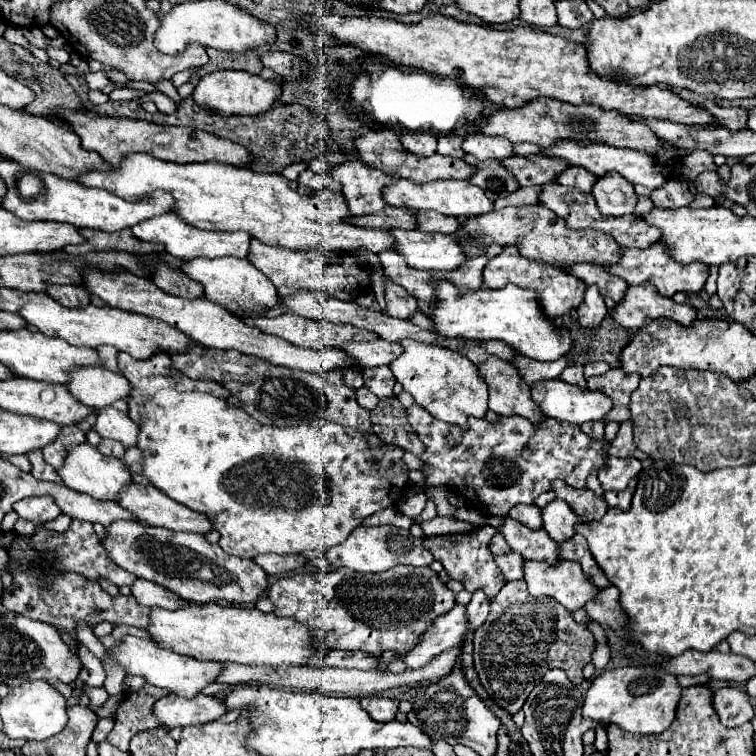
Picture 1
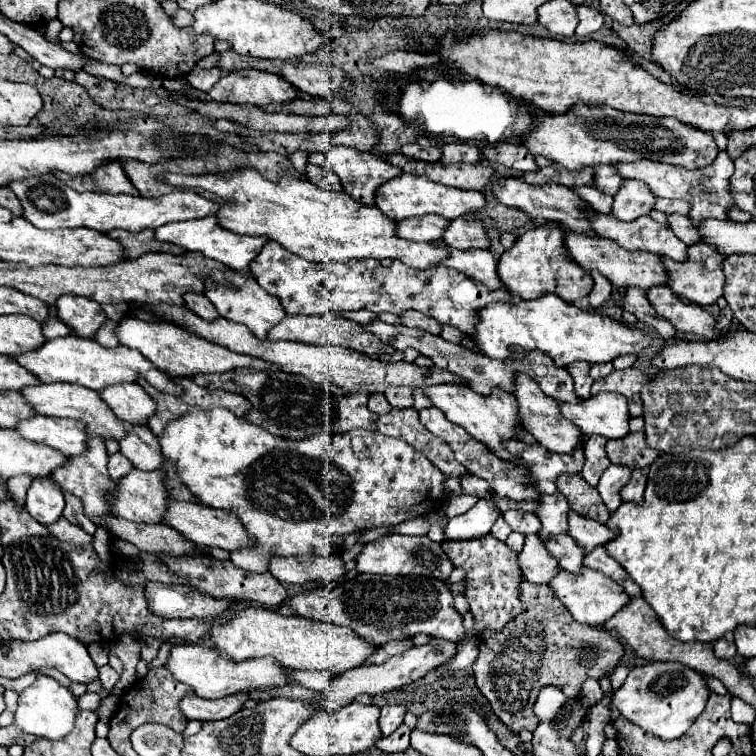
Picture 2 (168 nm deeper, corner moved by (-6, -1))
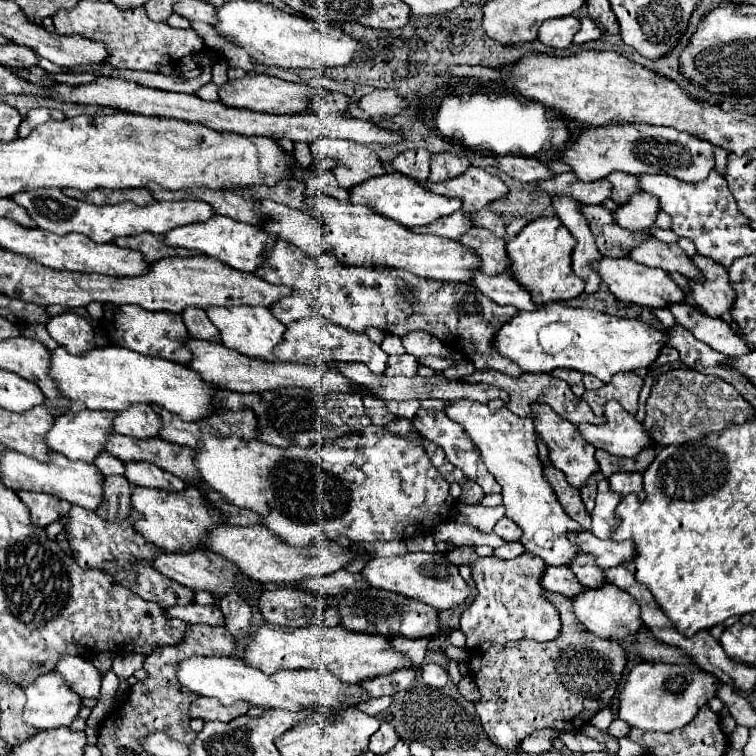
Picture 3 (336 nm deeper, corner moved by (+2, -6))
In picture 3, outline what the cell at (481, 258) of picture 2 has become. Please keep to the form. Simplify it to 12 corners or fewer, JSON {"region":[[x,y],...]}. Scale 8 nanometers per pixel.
{"region":[[473,272],[471,284],[501,306],[519,310],[543,306],[531,300],[509,274]]}

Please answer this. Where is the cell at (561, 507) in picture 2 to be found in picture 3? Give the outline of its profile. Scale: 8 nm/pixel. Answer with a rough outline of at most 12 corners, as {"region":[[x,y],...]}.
{"region":[[471,400],[445,414],[503,486],[525,550],[571,566],[583,528],[537,458],[533,420]]}

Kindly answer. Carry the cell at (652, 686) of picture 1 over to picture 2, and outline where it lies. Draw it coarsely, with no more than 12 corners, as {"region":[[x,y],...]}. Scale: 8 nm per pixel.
{"region":[[681,663],[635,667],[611,705],[671,741],[709,697]]}

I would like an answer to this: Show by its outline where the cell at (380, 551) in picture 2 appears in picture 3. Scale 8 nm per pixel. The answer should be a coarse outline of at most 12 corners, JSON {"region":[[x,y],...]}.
{"region":[[439,554],[373,558],[375,588],[437,610],[469,598],[459,568]]}

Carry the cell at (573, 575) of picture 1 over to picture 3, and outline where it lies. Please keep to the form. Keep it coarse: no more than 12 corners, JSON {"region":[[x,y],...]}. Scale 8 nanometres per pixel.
{"region":[[613,584],[575,596],[577,620],[623,640],[643,626],[639,604]]}

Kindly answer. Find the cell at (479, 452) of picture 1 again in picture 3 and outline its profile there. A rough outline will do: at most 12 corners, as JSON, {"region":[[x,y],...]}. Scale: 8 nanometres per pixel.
{"region":[[445,412],[413,418],[423,438],[445,450],[449,462],[485,490],[501,486],[481,464],[481,454]]}

